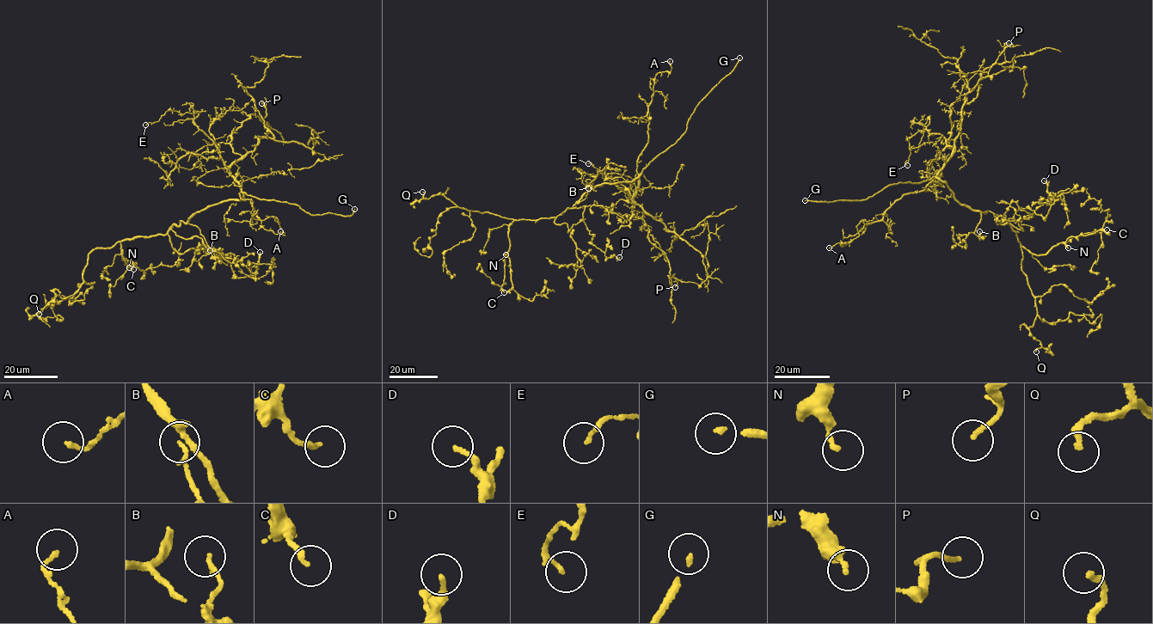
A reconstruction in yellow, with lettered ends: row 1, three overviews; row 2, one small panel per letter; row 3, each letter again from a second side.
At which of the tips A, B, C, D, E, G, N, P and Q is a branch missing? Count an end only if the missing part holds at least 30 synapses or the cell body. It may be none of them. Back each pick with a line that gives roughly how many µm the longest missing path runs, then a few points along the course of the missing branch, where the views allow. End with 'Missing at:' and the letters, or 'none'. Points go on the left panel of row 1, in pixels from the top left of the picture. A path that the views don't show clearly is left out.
G: Missing length about 35 µm. Course of what is missing: (354, 209), (360, 180), (364, 176), (371, 181), (375, 180)
Q: Missing length about 9 µm. Course of what is missing: (39, 314), (41, 314), (46, 296)
Missing at: G, Q

